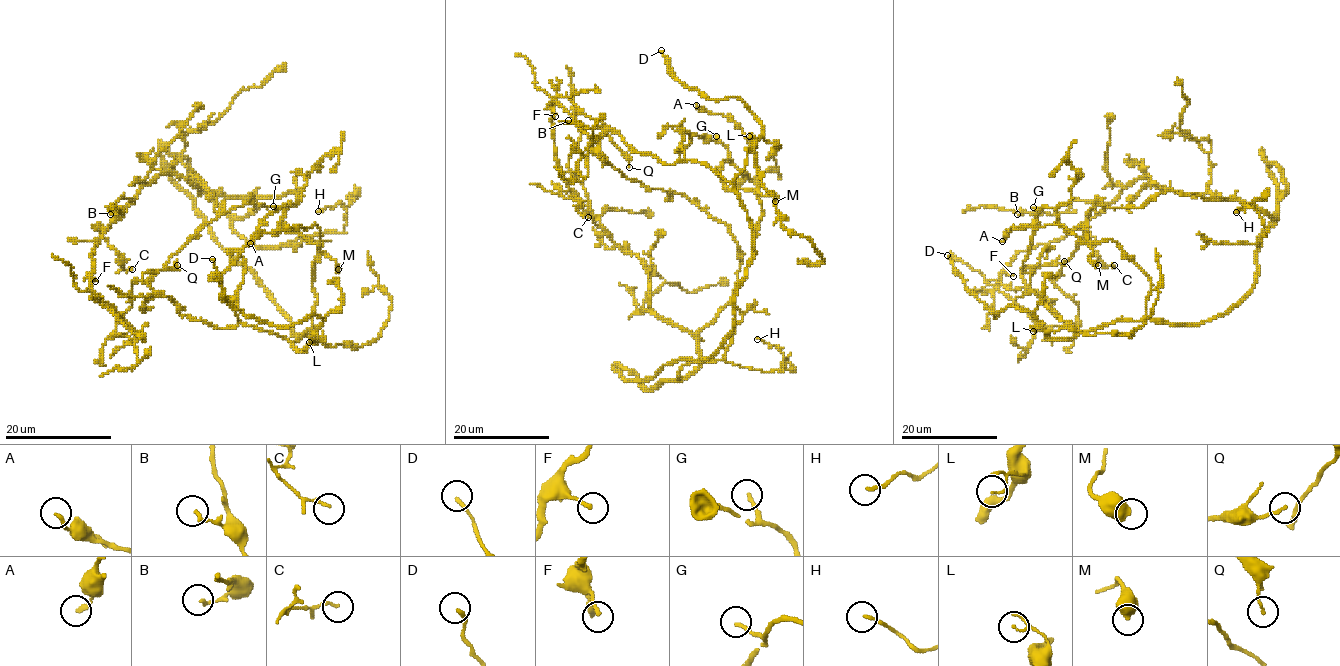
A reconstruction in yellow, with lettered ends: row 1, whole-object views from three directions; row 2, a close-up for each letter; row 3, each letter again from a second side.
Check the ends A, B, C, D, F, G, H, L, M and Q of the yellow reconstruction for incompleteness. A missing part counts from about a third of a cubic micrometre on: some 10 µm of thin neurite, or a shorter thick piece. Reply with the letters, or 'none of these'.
G, H

